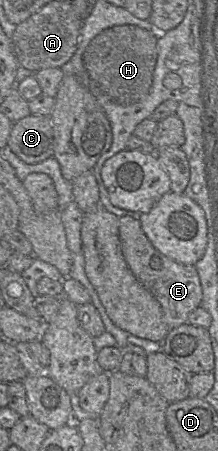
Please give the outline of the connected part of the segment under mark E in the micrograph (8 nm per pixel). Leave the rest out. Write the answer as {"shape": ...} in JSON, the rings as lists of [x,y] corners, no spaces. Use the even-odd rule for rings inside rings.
{"shape":[[[122,216],[119,217],[118,220],[121,251],[130,272],[157,300],[169,328],[185,323],[189,313],[201,305],[201,283],[195,266],[176,262],[157,251],[144,234],[137,217]]]}

